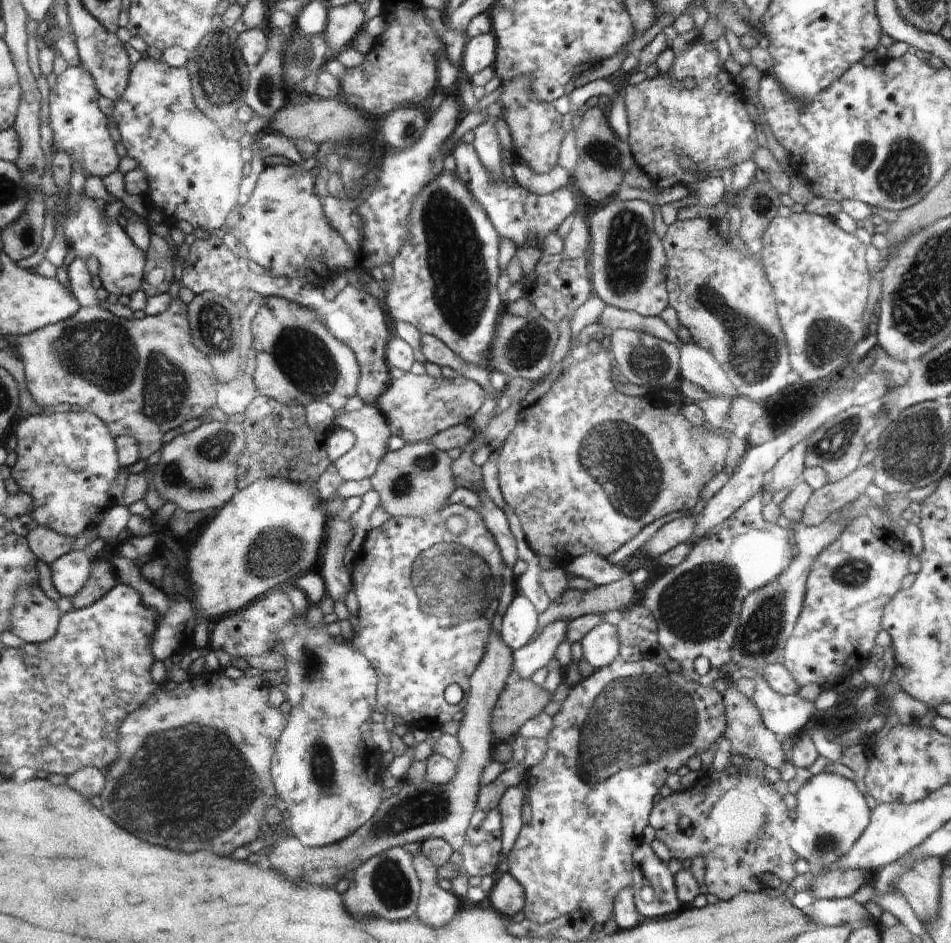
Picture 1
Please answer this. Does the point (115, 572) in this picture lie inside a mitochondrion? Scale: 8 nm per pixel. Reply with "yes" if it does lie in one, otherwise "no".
no

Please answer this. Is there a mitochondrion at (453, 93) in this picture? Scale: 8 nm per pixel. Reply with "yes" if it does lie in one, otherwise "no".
no

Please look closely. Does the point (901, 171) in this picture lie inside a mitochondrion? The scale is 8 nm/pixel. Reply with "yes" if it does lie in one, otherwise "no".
yes

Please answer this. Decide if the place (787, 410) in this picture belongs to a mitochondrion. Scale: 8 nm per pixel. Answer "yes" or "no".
yes

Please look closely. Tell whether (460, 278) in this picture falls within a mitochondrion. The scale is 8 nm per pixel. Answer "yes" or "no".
yes

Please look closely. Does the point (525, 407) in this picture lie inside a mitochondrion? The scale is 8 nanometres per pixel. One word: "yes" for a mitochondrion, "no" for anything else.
no

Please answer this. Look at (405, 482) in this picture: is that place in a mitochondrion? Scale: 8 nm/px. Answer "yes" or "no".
yes

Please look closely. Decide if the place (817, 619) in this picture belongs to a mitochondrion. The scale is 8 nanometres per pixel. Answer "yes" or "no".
no

